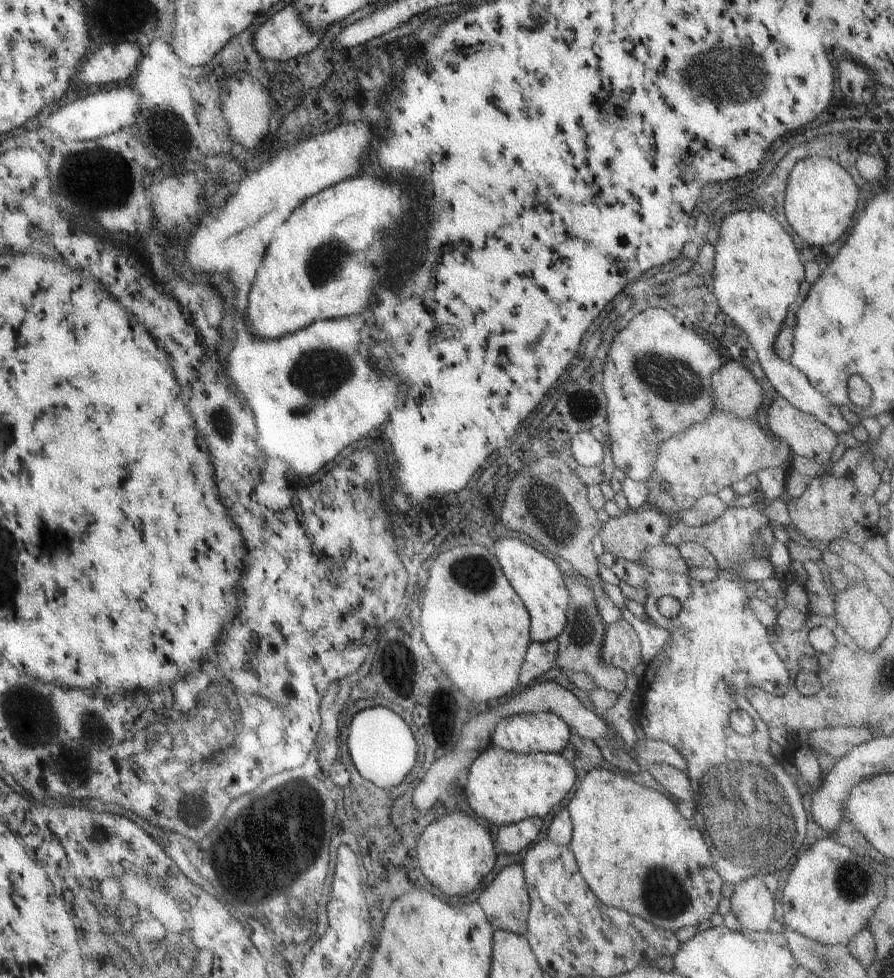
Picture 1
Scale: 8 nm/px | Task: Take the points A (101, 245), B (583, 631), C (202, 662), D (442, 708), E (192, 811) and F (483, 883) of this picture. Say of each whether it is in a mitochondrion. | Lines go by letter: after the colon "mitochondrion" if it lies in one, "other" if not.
A: other
B: mitochondrion
C: other
D: other
E: mitochondrion
F: other

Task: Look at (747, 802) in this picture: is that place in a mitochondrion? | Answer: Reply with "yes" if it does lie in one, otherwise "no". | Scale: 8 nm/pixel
yes

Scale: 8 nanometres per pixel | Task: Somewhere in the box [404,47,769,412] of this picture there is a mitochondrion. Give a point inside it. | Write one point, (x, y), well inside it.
(666, 378)

